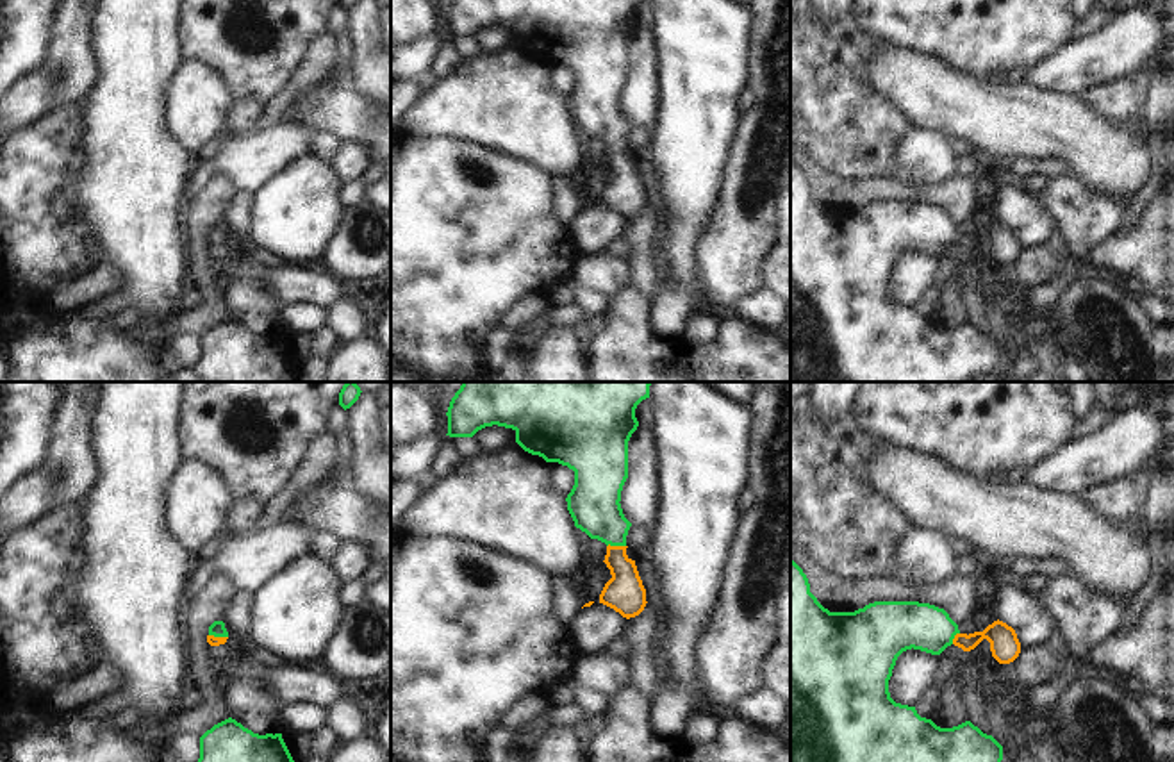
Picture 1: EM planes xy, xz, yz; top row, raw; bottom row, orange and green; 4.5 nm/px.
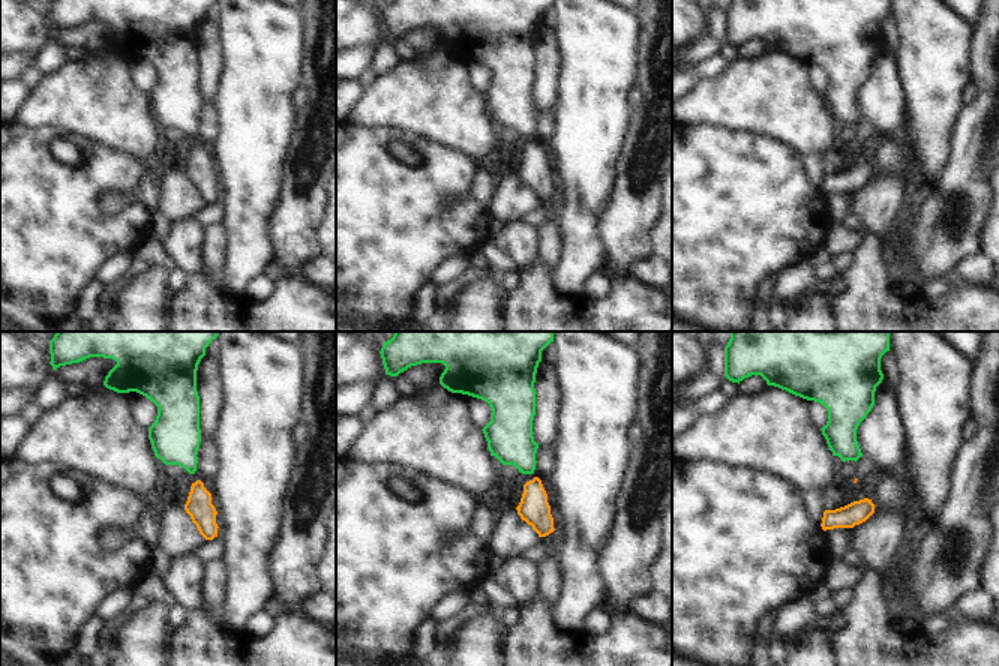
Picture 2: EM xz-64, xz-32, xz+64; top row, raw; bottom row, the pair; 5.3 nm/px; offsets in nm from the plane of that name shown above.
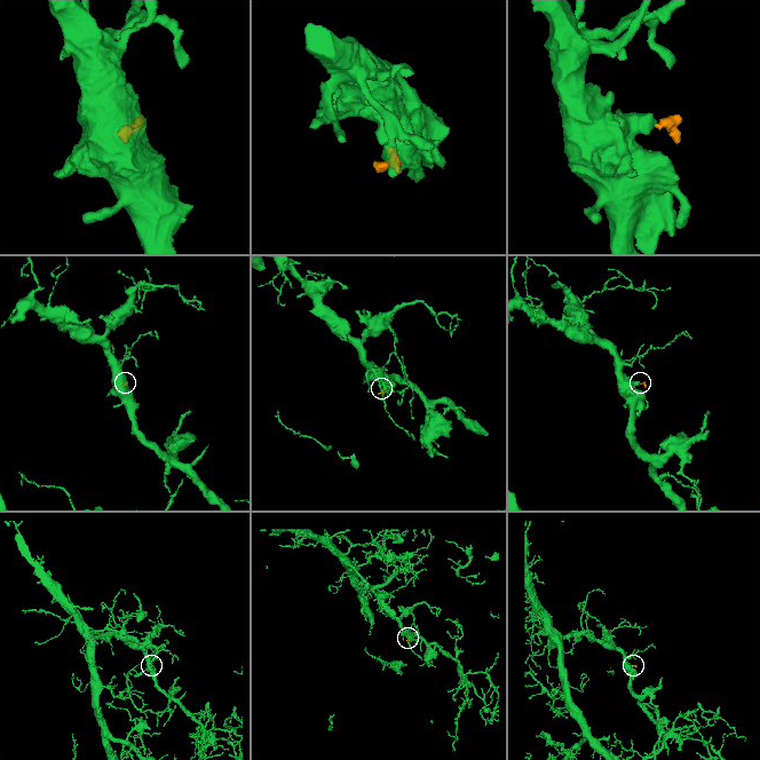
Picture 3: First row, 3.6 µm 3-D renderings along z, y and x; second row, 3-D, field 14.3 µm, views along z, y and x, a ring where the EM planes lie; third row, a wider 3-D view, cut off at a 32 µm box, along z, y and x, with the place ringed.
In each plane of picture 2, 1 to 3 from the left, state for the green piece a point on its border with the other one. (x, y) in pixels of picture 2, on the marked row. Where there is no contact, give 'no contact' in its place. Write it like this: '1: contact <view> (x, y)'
1: no contact
2: no contact
3: no contact

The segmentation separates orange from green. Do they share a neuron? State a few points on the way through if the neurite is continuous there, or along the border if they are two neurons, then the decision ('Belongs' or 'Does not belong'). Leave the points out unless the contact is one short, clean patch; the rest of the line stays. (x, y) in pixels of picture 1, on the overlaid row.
Path across: xz (625, 593), (616, 546), (612, 529), (593, 502). Belongs.

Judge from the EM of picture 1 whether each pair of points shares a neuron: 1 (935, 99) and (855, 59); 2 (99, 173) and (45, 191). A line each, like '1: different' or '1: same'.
1: different
2: different

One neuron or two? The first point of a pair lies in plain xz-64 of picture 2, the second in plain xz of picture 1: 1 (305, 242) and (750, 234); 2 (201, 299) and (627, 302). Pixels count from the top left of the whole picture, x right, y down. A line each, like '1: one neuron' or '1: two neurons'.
1: one neuron
2: one neuron

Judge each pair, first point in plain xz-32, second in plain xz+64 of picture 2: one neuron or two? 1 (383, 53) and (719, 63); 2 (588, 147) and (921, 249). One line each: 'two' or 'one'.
1: one
2: two

